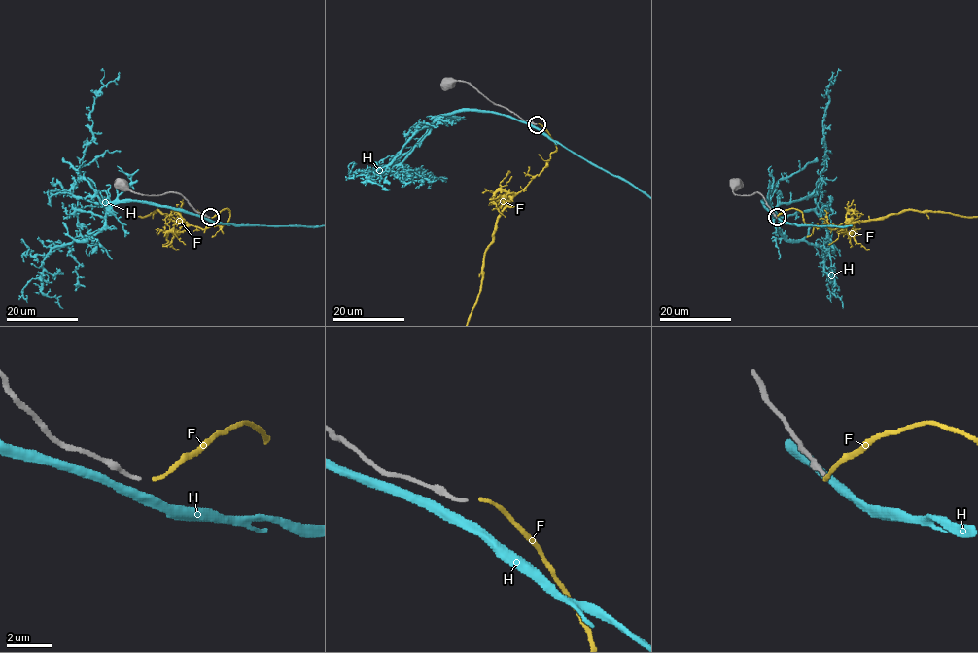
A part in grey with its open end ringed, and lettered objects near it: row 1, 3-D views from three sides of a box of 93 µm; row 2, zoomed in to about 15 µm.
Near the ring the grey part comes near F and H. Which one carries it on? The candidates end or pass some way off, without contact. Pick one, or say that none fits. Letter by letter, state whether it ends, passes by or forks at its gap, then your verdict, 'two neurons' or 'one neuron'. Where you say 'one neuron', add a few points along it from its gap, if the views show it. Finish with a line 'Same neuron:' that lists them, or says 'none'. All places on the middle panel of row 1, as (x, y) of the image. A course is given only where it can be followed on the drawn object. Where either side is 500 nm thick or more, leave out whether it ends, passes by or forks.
F: it ends; one neuron
H: it passes by; two neurons
Same neuron: F

